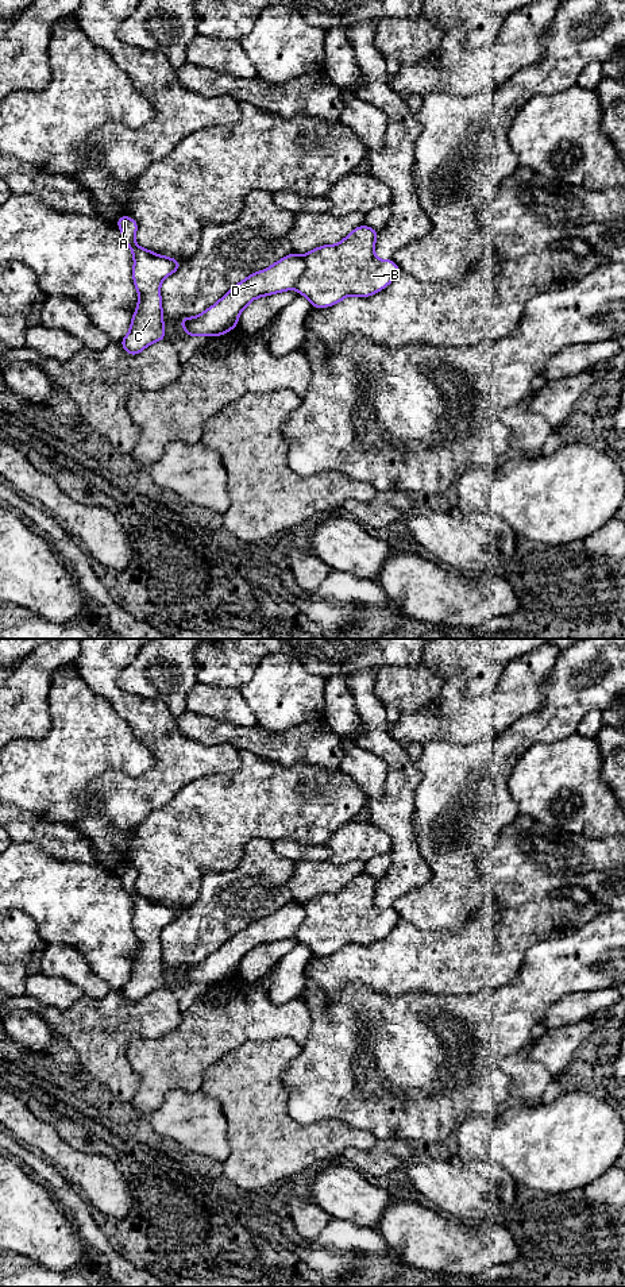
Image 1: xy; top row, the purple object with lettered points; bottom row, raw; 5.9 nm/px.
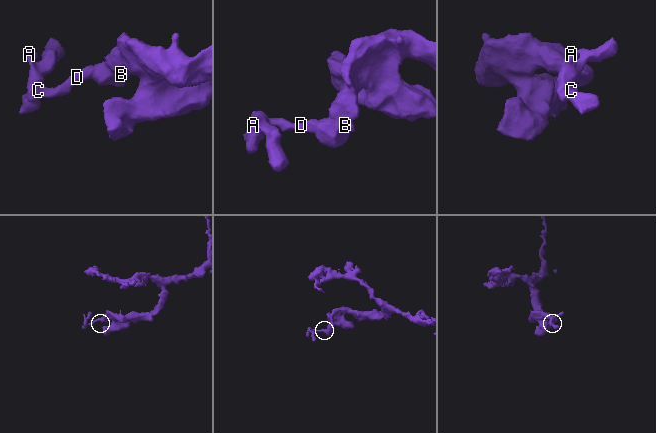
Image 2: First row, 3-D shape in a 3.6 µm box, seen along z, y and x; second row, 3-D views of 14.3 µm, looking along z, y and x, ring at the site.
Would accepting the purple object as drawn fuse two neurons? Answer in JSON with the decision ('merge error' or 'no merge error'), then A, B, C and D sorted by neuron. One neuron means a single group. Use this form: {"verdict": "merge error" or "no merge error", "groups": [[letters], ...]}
{"verdict": "merge error", "groups": [["A", "C", "D"], ["B"]]}

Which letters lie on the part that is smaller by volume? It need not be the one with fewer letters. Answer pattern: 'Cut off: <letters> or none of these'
Cut off: A, C, D

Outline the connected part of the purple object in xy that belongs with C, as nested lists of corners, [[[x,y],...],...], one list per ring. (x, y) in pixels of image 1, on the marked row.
[[[120,216],[116,223],[134,255],[132,278],[139,294],[130,331],[120,343],[128,354],[138,355],[147,346],[165,339],[159,288],[166,277],[180,269],[181,263],[139,247],[135,243],[138,223],[132,217]]]

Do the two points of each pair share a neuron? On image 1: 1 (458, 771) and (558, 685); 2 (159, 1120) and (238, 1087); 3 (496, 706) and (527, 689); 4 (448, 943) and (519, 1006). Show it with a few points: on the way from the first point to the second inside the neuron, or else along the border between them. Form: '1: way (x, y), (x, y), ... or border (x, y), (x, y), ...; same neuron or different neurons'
1: way (487, 763), (546, 715); same neuron
2: border (200, 1089), (218, 1101), (227, 1126); different neurons
3: way (504, 706), (519, 693); same neuron
4: border (521, 966), (509, 982), (467, 994); different neurons

